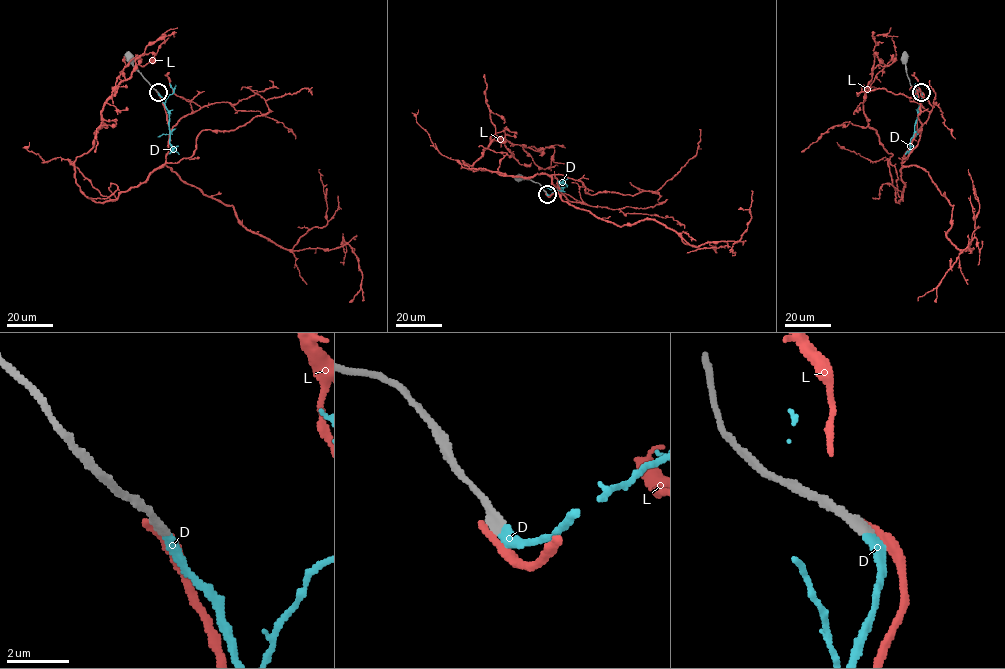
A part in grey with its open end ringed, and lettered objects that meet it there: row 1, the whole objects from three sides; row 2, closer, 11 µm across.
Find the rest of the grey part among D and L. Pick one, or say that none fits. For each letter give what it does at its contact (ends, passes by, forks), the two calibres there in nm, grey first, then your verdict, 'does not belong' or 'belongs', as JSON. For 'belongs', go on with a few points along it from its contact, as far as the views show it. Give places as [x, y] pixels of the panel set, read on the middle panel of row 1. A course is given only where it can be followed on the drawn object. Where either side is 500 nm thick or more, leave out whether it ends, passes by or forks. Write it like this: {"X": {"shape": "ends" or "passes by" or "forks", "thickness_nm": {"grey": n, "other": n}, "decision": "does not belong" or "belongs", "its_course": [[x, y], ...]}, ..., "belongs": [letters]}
{"D": {"shape": "ends", "thickness_nm": {"grey": 340, "other": 320}, "decision": "belongs", "its_course": [[547, 194], [558, 190], [559, 183], [568, 178]]}, "L": {"shape": "ends", "thickness_nm": {"grey": 360, "other": 280}, "decision": "does not belong"}, "belongs": ["D"]}

